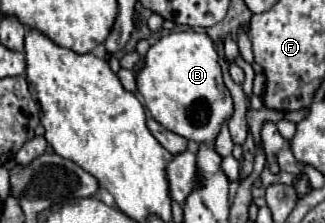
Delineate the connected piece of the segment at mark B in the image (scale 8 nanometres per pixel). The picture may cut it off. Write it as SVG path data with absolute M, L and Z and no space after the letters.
M181 30L155 42L145 56L145 68L137 74L137 86L149 114L163 128L187 140L213 140L233 114L233 100L223 84L219 54L205 32Z

